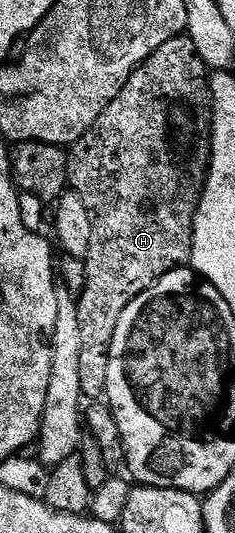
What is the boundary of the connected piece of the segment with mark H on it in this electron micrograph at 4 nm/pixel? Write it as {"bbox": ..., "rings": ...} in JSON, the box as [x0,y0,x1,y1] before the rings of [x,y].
{"bbox":[68,34,213,401],"rings":[[[188,34],[176,35],[167,45],[159,45],[147,61],[143,61],[133,70],[127,85],[103,109],[99,121],[83,133],[77,142],[68,148],[69,152],[69,187],[76,191],[89,210],[91,217],[91,249],[84,257],[87,271],[86,288],[83,289],[77,299],[77,312],[79,313],[79,330],[83,333],[83,357],[79,361],[79,385],[82,396],[89,401],[97,401],[104,396],[107,389],[107,365],[111,353],[111,341],[115,337],[115,325],[119,325],[119,317],[123,317],[123,309],[139,297],[151,285],[155,285],[163,276],[172,271],[184,268],[193,257],[193,226],[195,225],[195,213],[201,204],[201,194],[205,191],[205,178],[209,176],[209,160],[213,157],[213,92],[211,90],[211,71],[205,66],[203,57],[195,49],[195,45],[189,39]]]}

